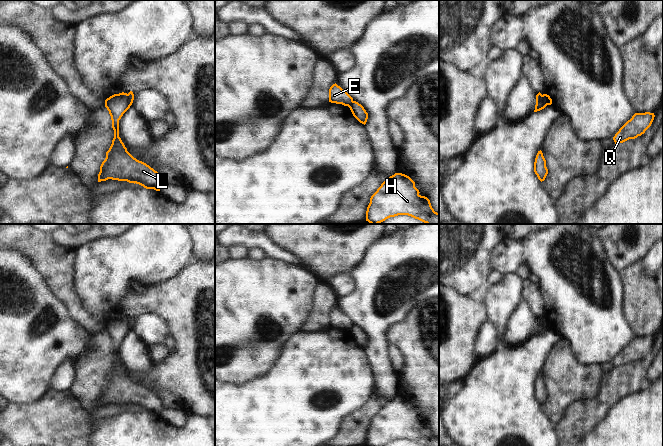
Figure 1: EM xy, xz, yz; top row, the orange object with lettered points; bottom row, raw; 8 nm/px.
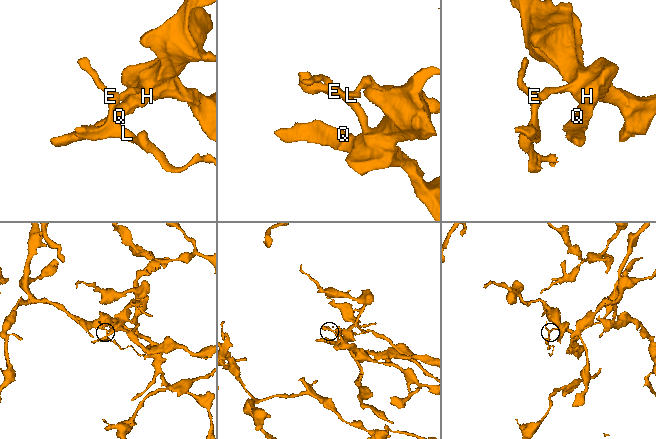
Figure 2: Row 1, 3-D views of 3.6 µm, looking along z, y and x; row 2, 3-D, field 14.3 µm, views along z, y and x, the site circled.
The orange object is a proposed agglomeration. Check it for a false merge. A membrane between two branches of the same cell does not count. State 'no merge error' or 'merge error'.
merge error

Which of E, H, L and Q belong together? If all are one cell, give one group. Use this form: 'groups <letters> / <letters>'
groups E L / H Q

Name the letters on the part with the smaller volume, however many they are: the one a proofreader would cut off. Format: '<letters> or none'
E, L

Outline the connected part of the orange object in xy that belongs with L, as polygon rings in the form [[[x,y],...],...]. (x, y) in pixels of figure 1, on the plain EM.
[[[127,317],[114,318],[105,324],[114,354],[114,362],[106,382],[100,390],[98,406],[108,403],[136,407],[146,413],[160,415],[163,404],[160,398],[146,387],[134,382],[119,361],[119,344],[130,332]]]

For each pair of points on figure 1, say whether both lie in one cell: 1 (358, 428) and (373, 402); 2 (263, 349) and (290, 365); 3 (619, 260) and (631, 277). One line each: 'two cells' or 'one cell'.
1: one cell
2: two cells
3: two cells

